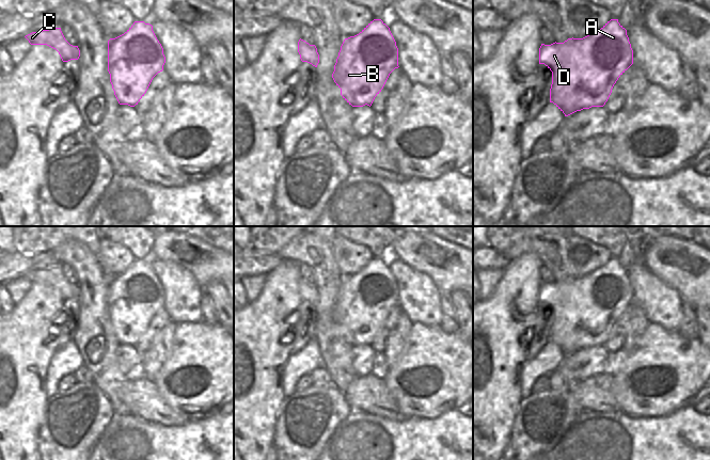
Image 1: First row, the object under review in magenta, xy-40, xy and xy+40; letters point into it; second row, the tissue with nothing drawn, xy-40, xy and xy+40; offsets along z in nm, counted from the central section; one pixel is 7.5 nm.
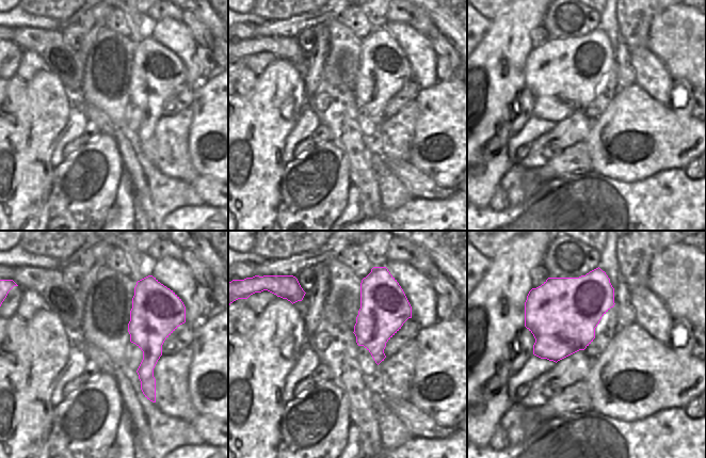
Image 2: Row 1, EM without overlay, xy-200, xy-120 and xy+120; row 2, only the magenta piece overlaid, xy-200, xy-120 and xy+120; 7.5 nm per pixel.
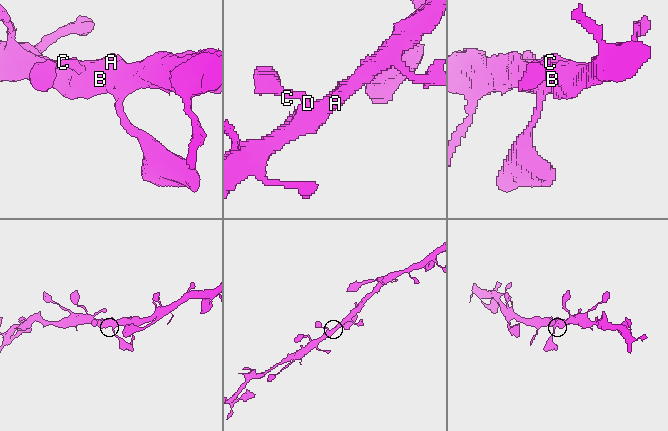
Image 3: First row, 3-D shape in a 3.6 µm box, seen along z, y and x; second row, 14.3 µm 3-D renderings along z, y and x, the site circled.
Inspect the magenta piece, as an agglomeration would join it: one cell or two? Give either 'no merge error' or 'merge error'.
no merge error

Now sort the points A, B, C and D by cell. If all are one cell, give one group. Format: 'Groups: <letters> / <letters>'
Groups: A B C D

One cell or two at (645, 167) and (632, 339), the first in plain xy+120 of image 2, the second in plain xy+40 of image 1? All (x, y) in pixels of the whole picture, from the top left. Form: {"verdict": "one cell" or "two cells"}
{"verdict": "two cells"}

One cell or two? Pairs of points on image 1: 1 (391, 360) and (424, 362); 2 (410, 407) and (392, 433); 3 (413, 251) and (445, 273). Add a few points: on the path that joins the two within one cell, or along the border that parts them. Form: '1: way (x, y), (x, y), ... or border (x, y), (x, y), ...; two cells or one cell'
1: border (409, 337), (404, 354), (388, 369); two cells
2: border (409, 417), (435, 418); two cells
3: way (421, 253), (424, 253), (438, 267); one cell

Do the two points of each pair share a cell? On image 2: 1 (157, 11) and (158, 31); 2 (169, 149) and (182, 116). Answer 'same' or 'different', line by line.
1: different
2: same

